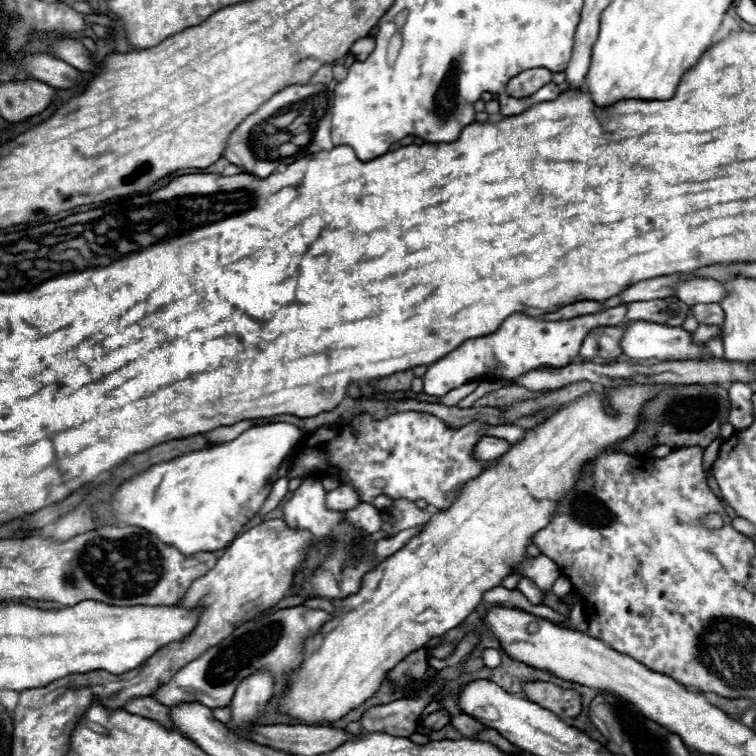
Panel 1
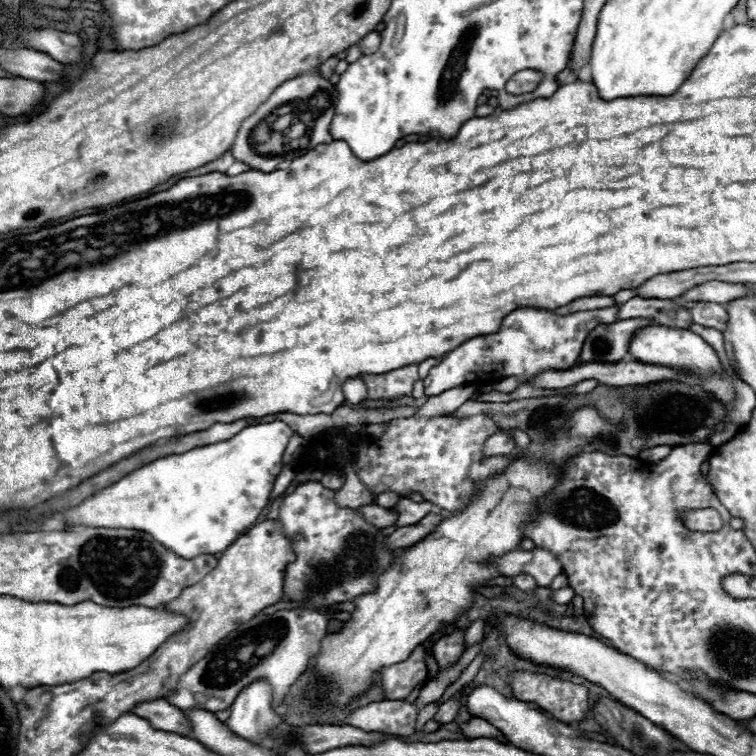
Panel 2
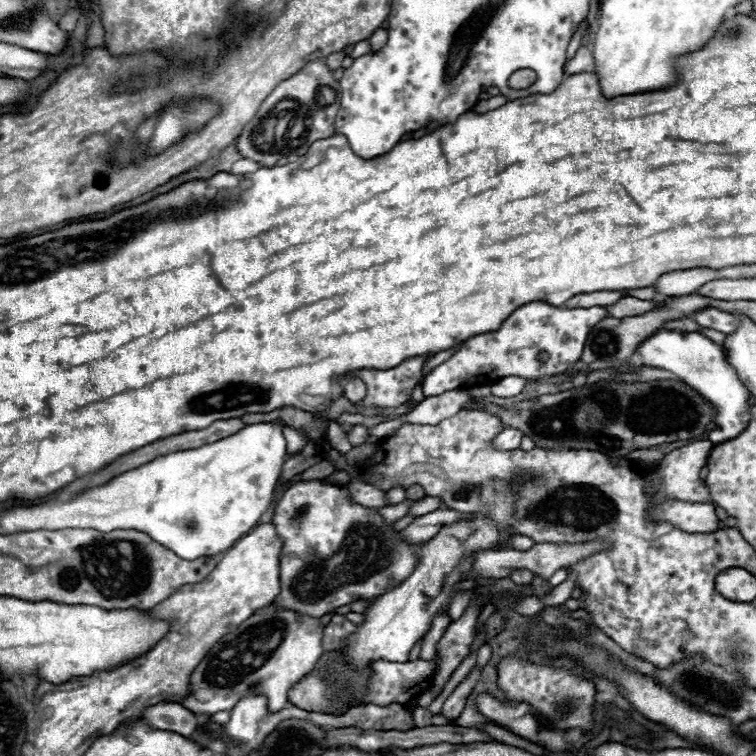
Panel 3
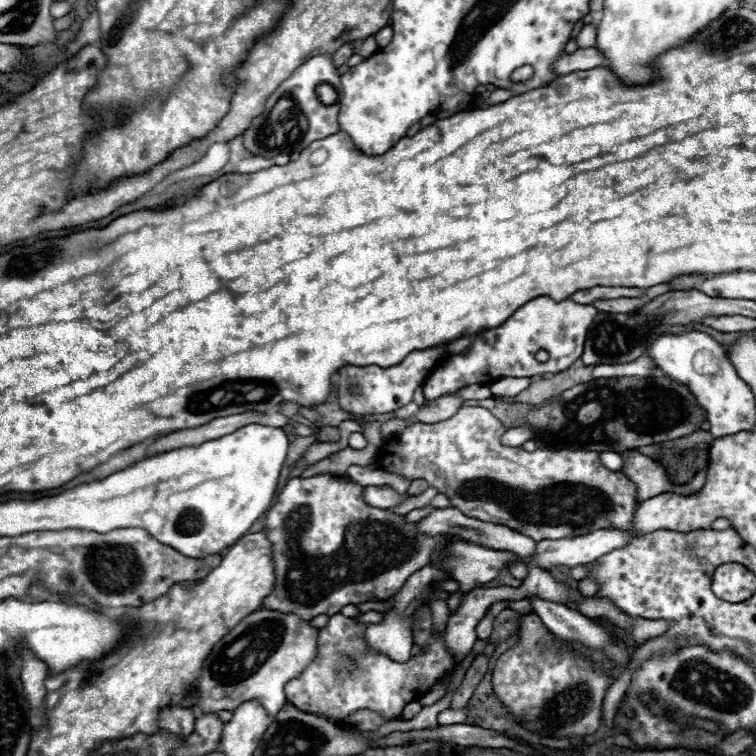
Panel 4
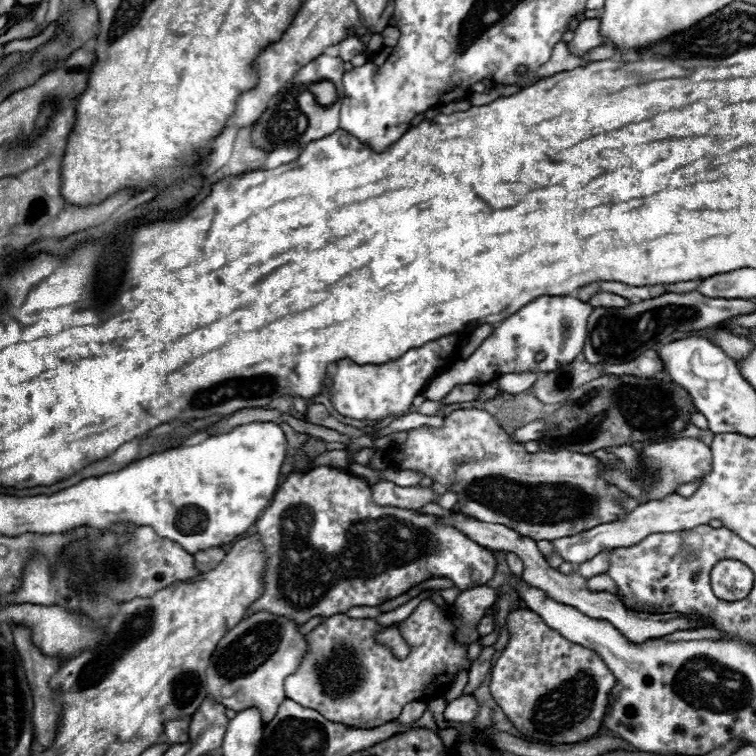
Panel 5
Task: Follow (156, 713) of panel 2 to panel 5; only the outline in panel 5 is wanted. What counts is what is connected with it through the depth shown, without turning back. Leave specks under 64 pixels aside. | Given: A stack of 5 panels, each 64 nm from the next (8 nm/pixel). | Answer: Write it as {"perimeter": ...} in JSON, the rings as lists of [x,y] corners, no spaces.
{"perimeter":[[[190,716],[182,718],[182,720],[168,720],[164,734],[168,738],[170,744],[180,744],[188,740],[188,732],[190,732]]]}

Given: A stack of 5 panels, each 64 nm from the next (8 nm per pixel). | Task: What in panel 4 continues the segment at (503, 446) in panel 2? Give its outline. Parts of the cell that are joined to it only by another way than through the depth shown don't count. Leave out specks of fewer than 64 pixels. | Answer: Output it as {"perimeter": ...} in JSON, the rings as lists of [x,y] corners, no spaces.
{"perimeter":[[[510,428],[502,436],[502,444],[506,446],[522,446],[526,440],[530,440],[534,434],[530,428]]]}

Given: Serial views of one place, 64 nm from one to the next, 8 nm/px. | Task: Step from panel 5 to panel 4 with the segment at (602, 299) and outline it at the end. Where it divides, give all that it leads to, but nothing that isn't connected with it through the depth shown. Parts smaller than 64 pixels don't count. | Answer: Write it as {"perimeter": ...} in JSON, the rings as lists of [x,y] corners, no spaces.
{"perimeter":[[[596,300],[596,306],[602,312],[618,314],[618,312],[638,312],[644,306],[644,300]]]}

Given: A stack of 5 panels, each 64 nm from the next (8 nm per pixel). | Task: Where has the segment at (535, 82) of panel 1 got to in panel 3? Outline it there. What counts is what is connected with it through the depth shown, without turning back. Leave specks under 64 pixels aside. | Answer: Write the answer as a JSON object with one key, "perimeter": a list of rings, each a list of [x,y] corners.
{"perimeter":[[[518,70],[518,72],[514,72],[510,76],[508,86],[514,88],[514,90],[524,90],[530,84],[534,84],[534,80],[536,80],[536,72],[534,70]]]}

